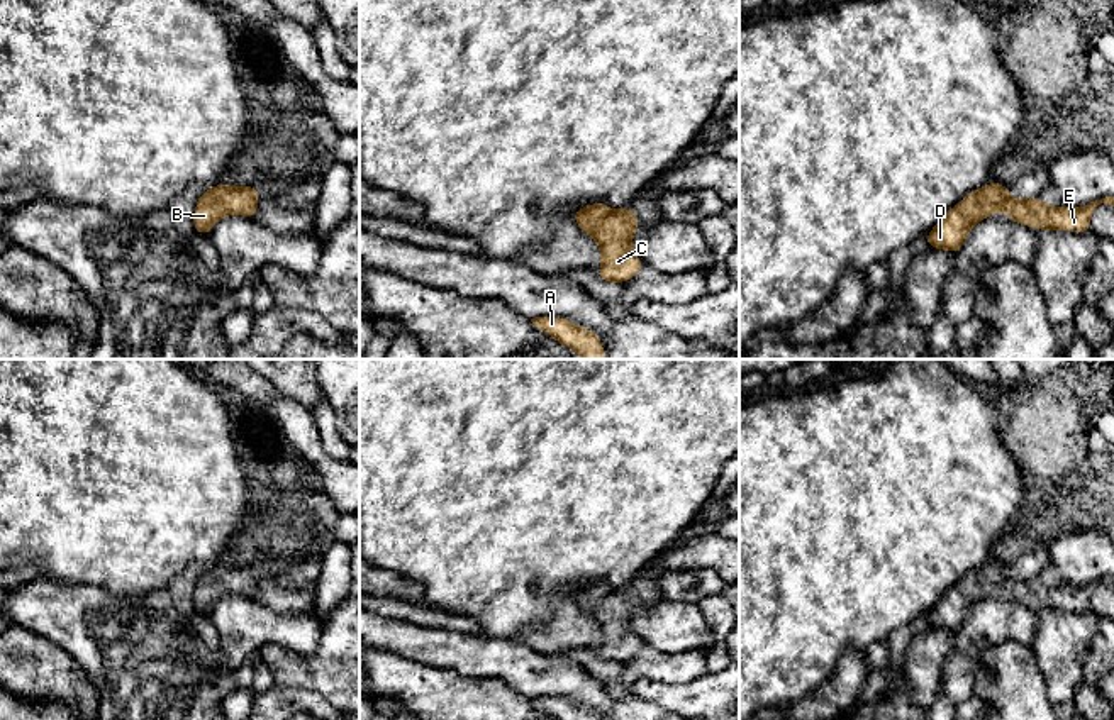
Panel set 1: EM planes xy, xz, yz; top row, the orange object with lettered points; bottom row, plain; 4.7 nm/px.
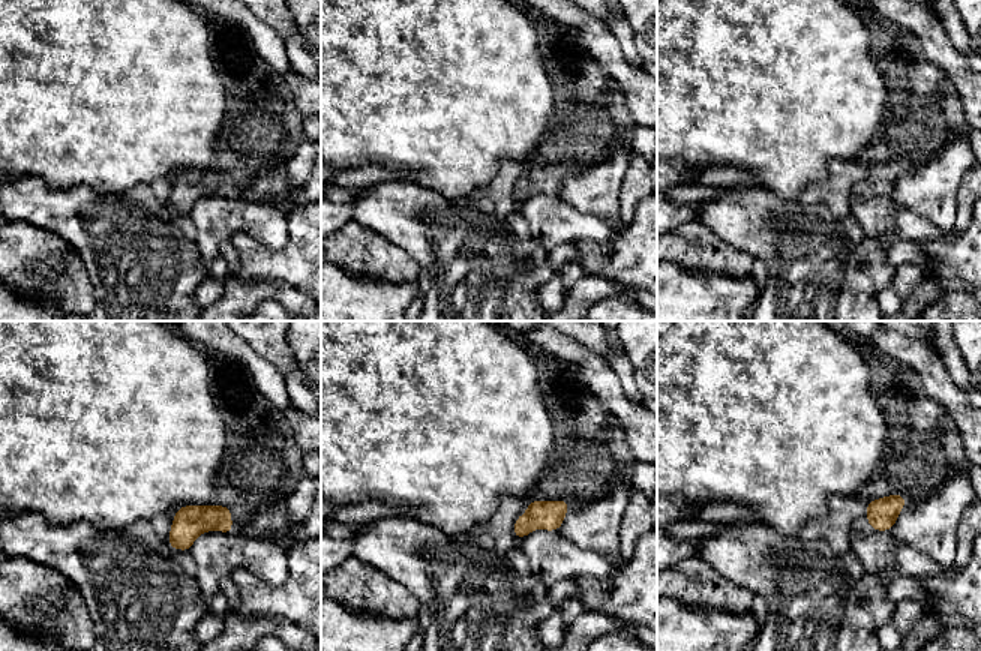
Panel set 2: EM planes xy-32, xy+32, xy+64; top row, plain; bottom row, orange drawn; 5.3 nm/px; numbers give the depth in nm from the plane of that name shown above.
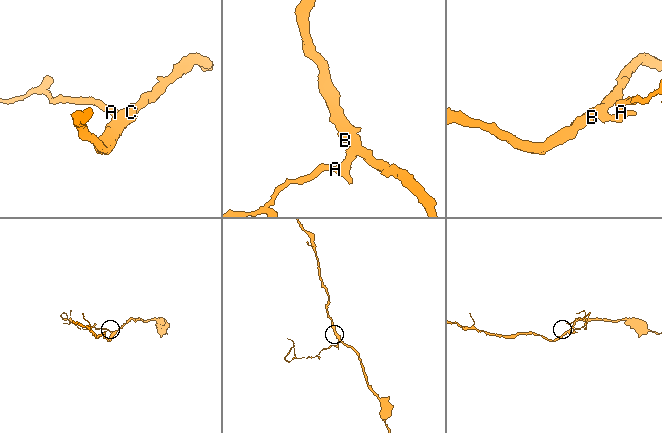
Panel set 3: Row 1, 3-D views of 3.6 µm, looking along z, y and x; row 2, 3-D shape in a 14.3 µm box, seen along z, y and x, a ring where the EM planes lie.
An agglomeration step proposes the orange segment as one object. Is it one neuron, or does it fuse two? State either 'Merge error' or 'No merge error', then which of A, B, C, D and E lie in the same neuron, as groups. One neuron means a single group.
No merge error. Groups: A B C D E

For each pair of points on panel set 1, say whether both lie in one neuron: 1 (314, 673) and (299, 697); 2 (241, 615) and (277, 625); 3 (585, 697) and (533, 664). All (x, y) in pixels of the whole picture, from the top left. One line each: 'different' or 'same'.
1: different
2: same
3: same

